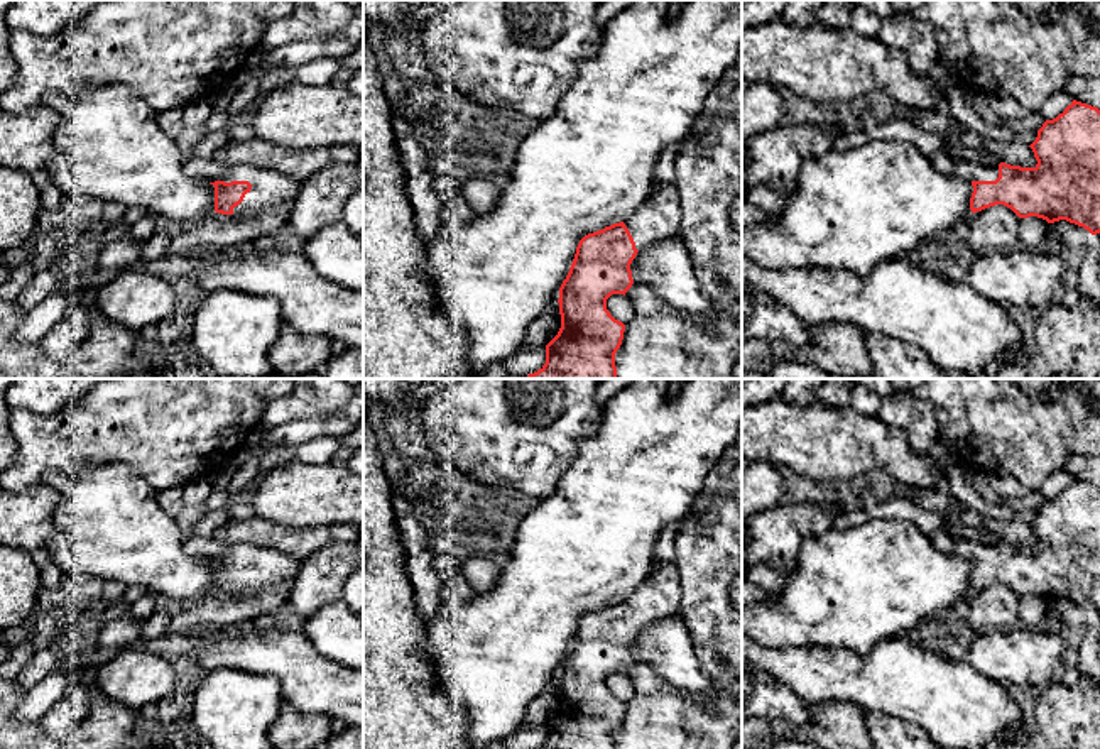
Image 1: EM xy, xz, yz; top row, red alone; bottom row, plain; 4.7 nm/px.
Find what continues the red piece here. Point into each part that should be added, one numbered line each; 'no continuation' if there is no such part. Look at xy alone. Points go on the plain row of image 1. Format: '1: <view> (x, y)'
1: xy (269, 567)

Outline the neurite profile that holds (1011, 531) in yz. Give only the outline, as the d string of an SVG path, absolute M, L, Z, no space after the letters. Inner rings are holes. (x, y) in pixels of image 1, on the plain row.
M983 519L985 529L999 536L1000 541L1021 546L1036 546L1037 539L1029 524L1022 526L1017 521Z

